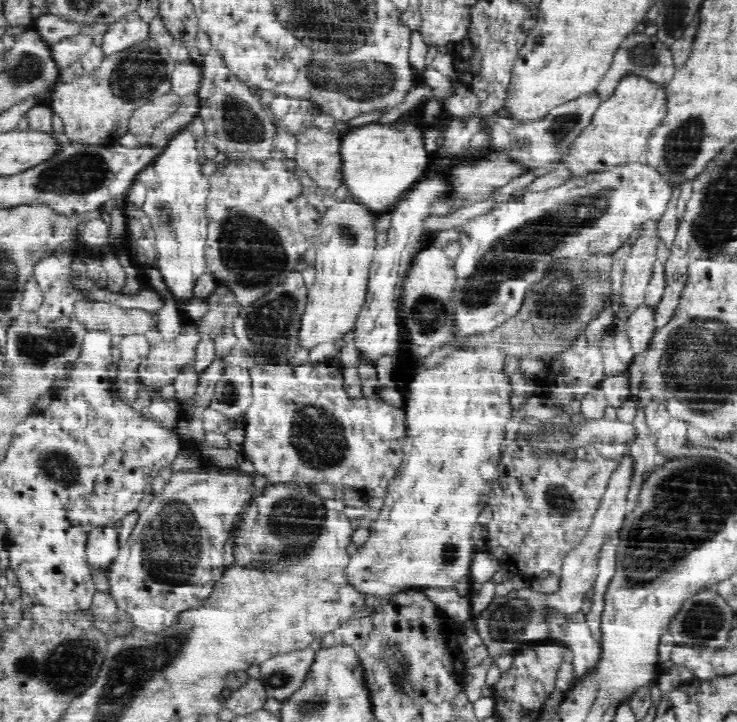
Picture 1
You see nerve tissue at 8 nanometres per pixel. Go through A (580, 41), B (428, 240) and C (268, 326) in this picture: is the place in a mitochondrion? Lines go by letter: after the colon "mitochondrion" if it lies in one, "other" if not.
A: other
B: other
C: mitochondrion

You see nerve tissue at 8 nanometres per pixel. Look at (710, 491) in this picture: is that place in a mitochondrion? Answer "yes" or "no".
yes

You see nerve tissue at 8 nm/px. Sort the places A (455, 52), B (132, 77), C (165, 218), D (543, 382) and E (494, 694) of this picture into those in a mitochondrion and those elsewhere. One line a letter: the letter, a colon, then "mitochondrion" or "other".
A: other
B: mitochondrion
C: mitochondrion
D: other
E: other

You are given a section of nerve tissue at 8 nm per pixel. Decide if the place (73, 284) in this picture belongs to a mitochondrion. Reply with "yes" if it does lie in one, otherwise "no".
no

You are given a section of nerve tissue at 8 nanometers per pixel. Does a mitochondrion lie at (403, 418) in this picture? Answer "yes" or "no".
no

